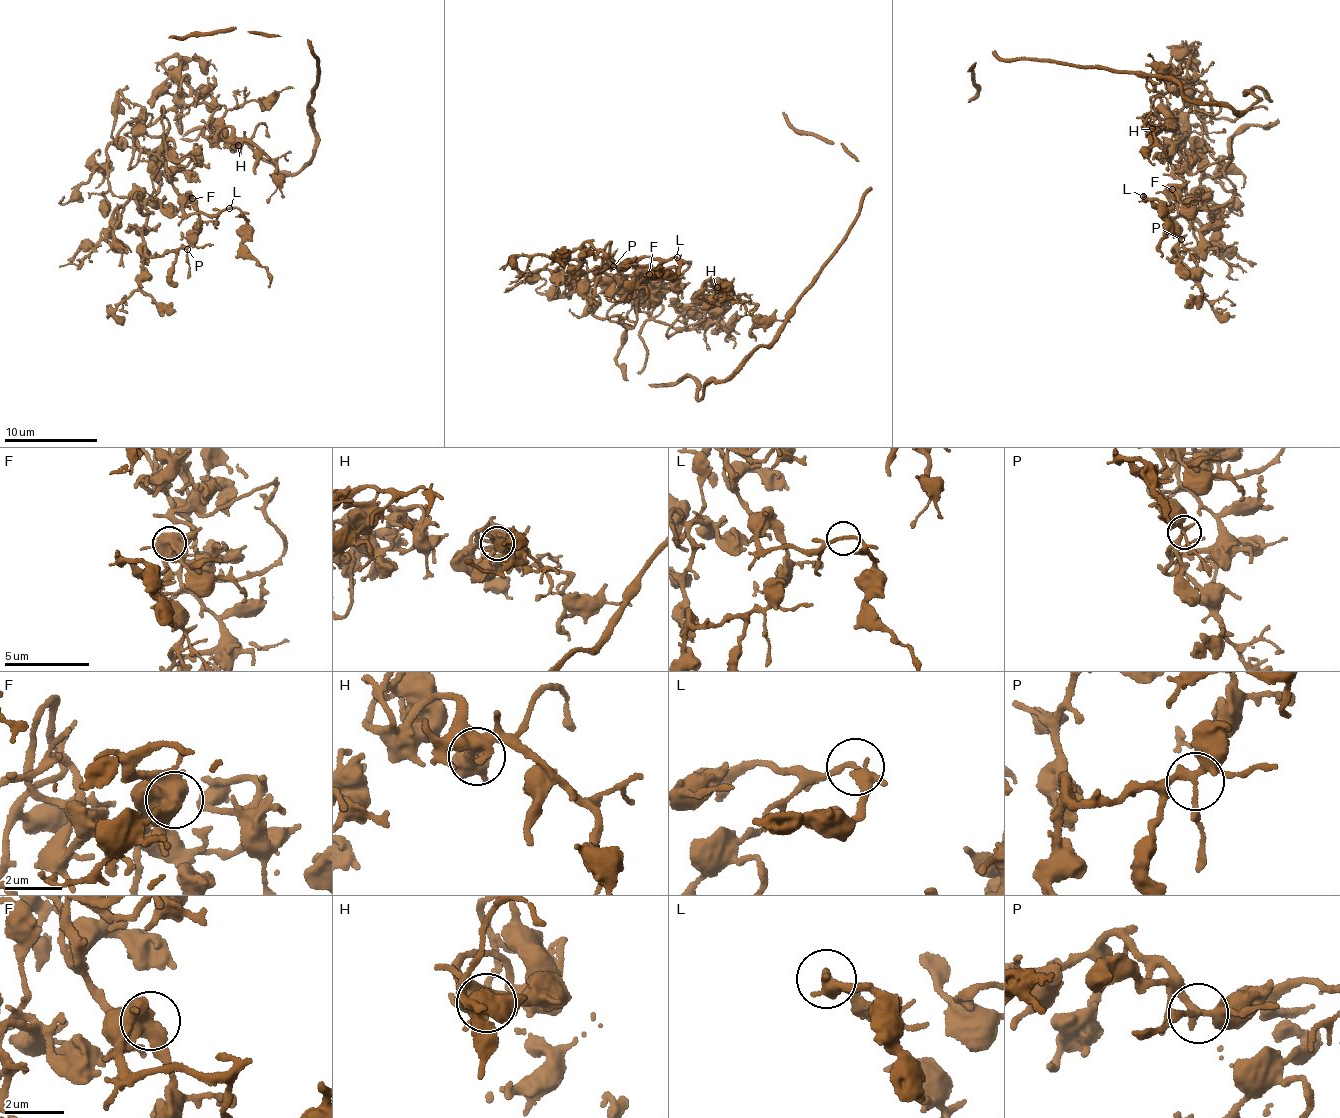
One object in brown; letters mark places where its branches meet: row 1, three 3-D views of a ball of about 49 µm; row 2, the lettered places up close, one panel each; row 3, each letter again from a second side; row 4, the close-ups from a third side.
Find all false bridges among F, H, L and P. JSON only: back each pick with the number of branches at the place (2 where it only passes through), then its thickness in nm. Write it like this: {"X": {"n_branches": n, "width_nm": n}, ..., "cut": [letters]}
{"cut": []}

